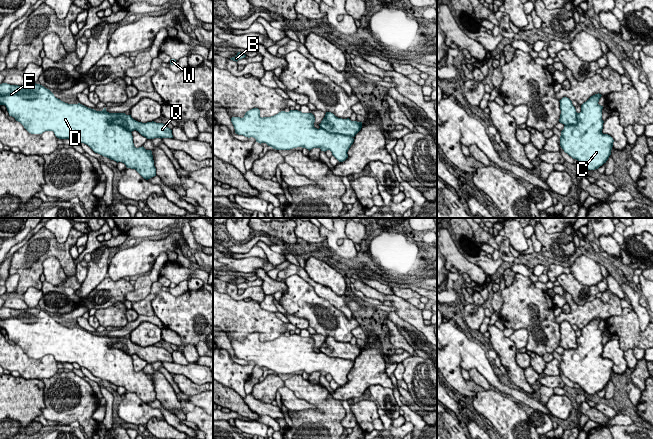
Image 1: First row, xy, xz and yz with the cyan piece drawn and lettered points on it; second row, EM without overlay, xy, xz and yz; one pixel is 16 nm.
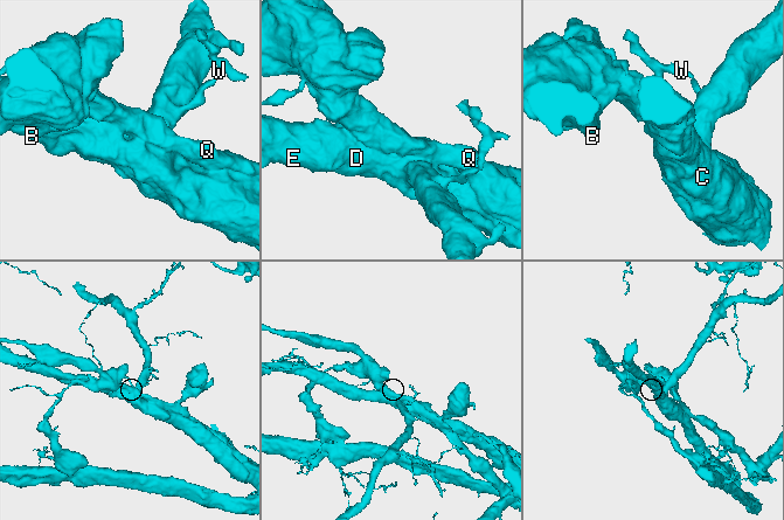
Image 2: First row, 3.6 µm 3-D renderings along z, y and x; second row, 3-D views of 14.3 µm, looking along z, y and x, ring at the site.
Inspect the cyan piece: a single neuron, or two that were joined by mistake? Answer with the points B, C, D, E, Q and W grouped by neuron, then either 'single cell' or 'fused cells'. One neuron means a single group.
groups B Q / C D E W; fused cells

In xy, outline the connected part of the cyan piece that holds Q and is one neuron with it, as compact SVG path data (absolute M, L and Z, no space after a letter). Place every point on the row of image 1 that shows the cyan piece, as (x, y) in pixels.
M117 113L117 118L112 121L113 124L126 124L126 129L129 131L138 131L147 139L154 138L173 138L172 130L163 123L156 123L154 121L142 123L134 120L131 115L125 113Z

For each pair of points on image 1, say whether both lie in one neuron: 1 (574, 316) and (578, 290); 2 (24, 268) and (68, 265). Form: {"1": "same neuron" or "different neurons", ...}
{"1": "different neurons", "2": "same neuron"}

